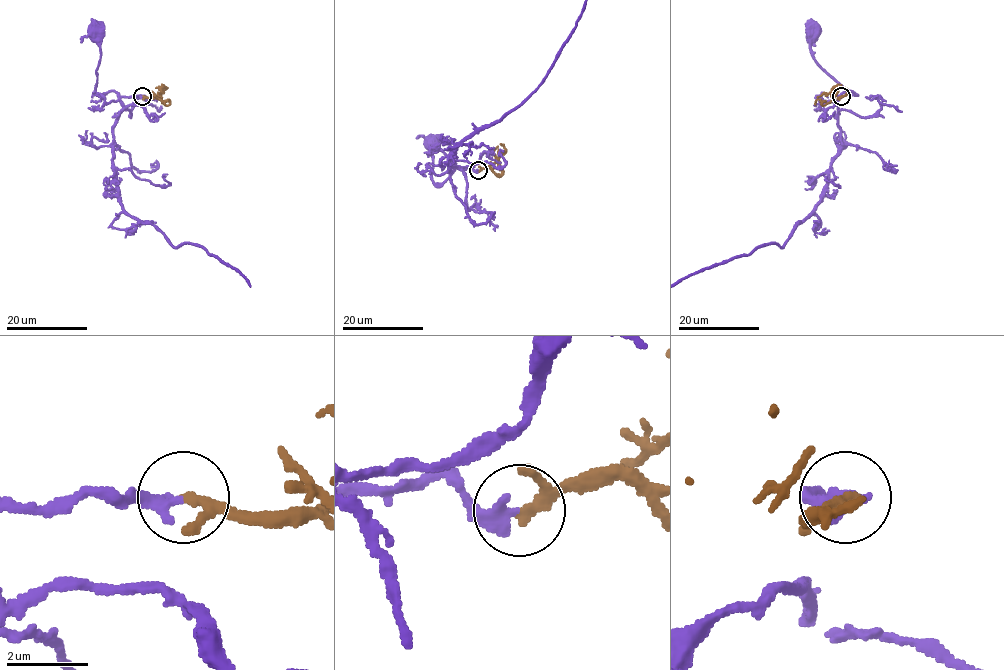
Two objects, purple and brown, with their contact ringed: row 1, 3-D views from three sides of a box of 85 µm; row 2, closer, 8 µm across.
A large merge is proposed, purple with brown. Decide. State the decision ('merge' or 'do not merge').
merge

